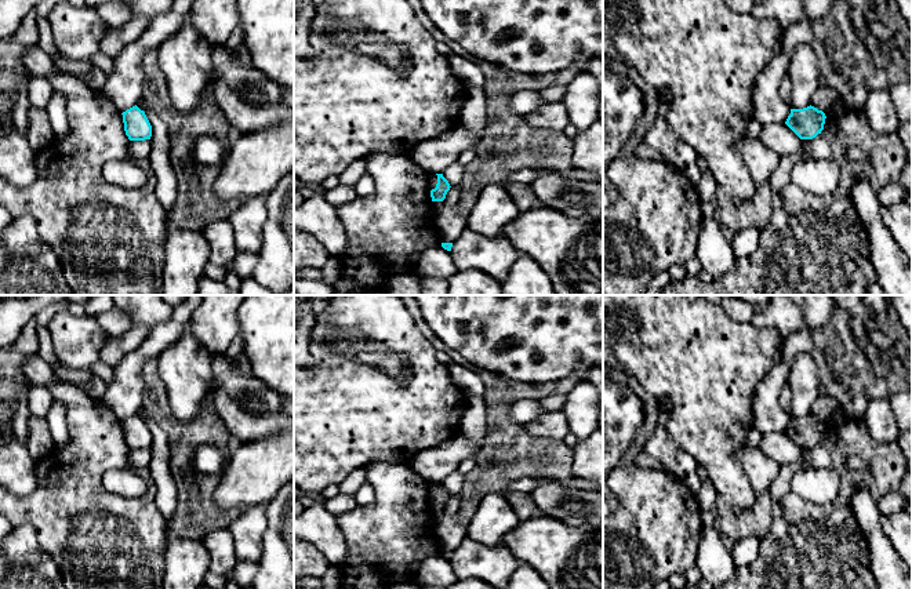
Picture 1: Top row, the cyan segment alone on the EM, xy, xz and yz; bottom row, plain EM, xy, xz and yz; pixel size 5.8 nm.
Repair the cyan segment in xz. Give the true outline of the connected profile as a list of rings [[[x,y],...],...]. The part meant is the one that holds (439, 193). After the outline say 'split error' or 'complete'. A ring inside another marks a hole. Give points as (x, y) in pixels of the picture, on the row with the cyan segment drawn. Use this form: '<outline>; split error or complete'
[[[443,174],[436,175],[437,175],[437,183],[436,188],[430,190],[430,197],[432,201],[443,201],[451,186],[448,181],[443,177]]]; complete

